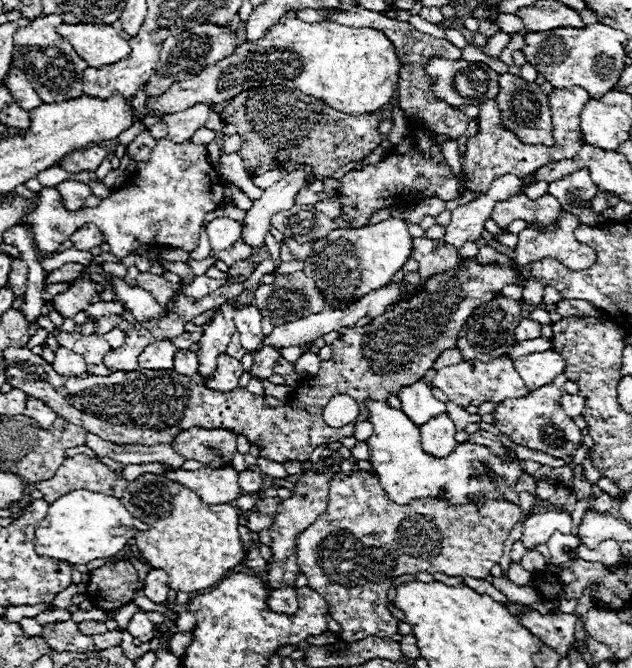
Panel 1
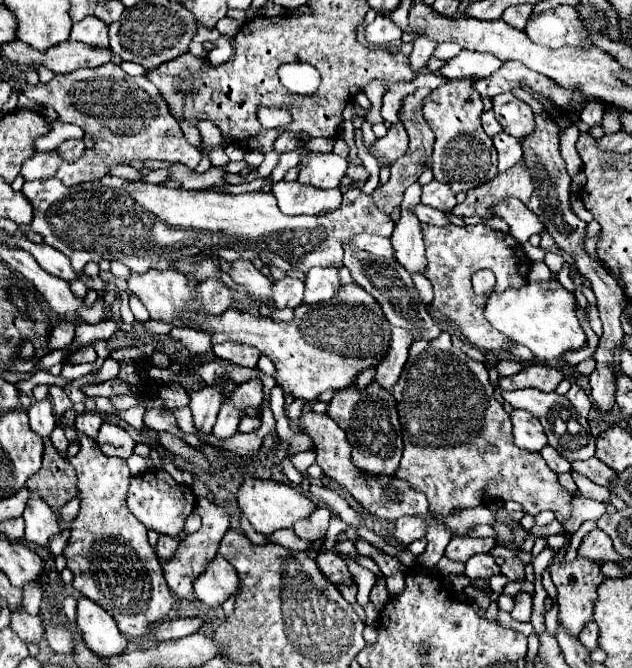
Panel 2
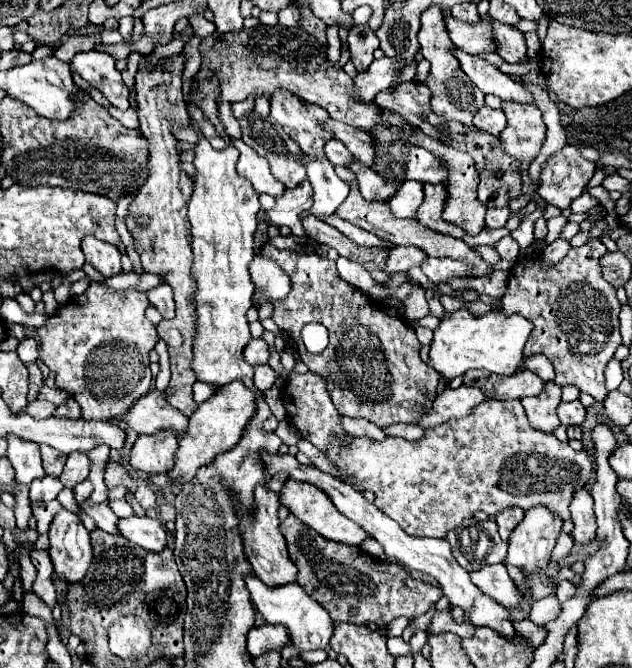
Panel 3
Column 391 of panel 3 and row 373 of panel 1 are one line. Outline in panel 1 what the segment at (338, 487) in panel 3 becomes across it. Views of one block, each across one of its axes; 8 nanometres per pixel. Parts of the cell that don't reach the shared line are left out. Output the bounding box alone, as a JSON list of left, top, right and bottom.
[514,350,566,390]

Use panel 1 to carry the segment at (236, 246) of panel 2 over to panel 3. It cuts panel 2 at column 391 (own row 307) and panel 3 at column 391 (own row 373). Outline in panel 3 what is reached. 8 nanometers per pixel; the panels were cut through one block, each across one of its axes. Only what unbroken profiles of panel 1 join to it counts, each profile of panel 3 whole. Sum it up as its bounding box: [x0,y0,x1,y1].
[388,180,422,218]

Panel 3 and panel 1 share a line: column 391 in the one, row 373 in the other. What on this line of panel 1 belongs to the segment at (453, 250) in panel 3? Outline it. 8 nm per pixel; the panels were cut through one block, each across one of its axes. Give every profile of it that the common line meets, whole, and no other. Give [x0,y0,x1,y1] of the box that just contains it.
[206,354,242,392]

